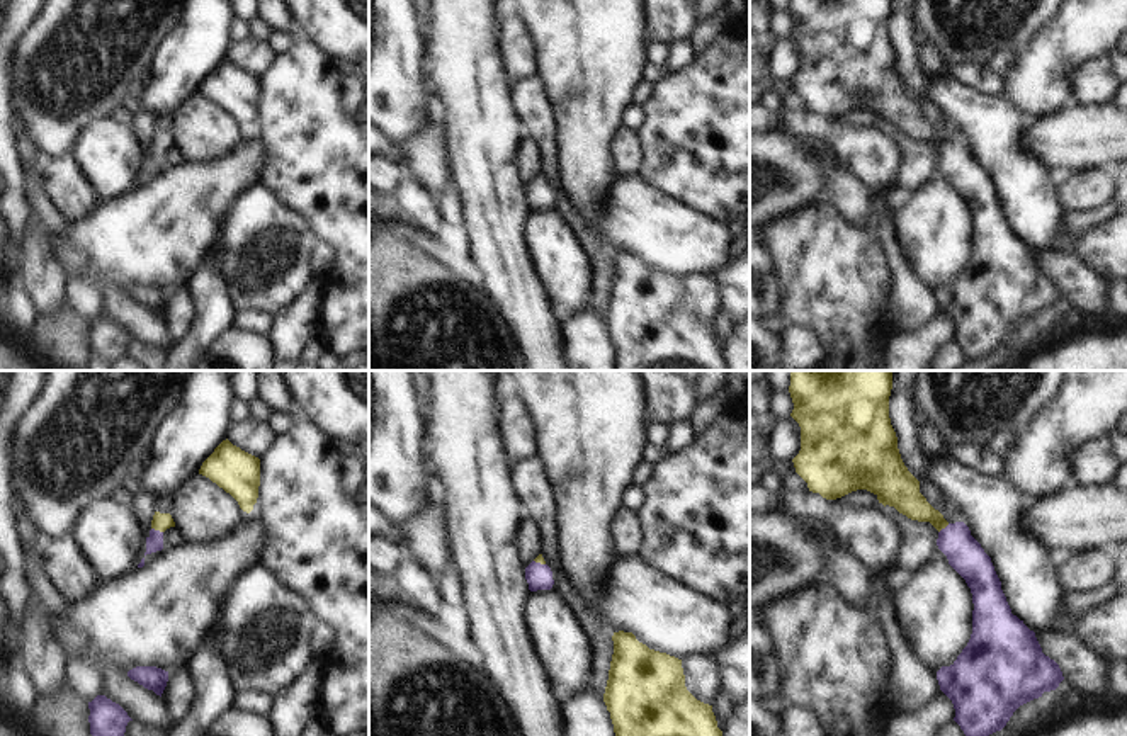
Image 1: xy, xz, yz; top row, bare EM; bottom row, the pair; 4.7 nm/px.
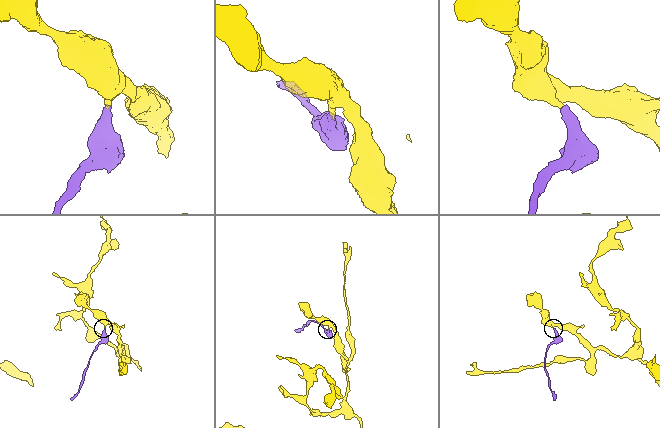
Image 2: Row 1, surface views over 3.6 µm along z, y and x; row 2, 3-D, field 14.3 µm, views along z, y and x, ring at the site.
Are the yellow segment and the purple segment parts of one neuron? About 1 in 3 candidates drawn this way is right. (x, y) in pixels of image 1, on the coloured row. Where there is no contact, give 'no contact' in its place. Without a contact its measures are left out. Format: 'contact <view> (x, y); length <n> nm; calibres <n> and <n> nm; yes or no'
contact xy (157, 529); length 60 nm; calibres 80 and 80 nm; yes

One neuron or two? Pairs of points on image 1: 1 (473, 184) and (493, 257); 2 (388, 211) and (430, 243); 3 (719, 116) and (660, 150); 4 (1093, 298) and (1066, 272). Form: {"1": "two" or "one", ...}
{"1": "one", "2": "one", "3": "one", "4": "one"}

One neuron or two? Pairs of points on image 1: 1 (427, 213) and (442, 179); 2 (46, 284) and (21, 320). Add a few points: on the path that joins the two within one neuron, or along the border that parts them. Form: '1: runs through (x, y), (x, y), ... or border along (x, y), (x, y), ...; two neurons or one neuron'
1: border along (405, 175), (417, 181), (434, 199); two neurons
2: border along (21, 286), (36, 315); two neurons

